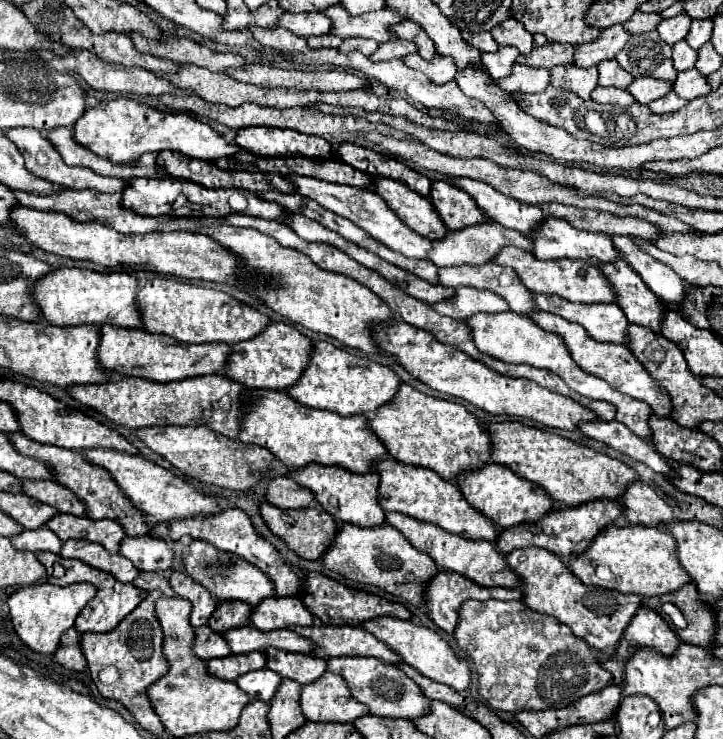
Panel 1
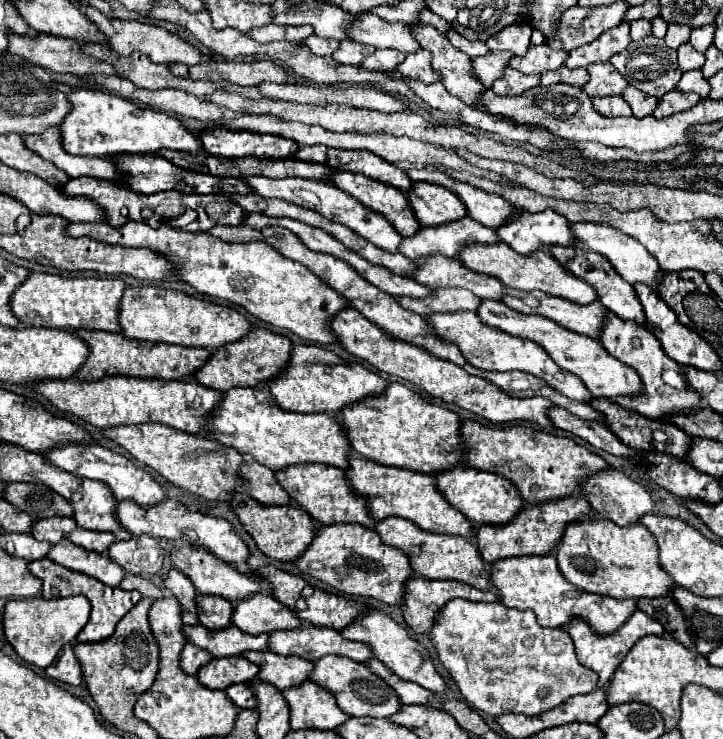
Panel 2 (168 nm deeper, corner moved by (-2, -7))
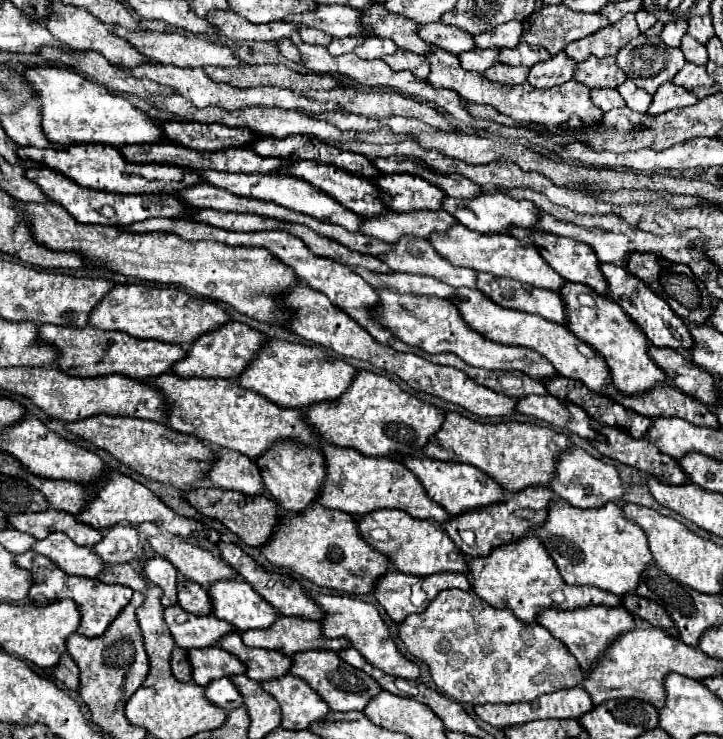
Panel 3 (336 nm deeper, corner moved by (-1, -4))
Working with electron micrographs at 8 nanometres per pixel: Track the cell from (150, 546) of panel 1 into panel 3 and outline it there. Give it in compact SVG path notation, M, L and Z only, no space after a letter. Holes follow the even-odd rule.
M112 526L104 532L102 542L94 544L94 552L106 564L122 564L142 556L142 542L134 526Z

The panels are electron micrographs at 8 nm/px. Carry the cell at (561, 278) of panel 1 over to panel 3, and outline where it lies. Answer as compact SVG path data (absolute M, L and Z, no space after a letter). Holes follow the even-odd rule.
M458 224L458 226L452 226L450 230L446 230L446 234L432 234L428 238L428 242L450 264L472 268L476 272L488 272L488 274L494 274L494 278L514 278L518 282L526 282L530 286L546 288L546 290L554 290L554 292L558 292L558 288L562 288L562 282L564 282L564 278L560 274L556 274L544 262L544 258L538 254L538 250L534 250L532 244L518 242L516 238L512 238L508 234L478 234L474 230L466 230L466 226Z

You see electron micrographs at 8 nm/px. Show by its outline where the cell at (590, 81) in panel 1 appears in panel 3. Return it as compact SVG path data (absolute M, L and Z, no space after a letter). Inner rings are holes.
M566 52L556 54L556 56L552 56L552 58L544 60L544 62L538 62L534 66L530 66L528 82L534 88L550 88L550 86L564 84L564 82L568 82L572 78L574 66L576 66L576 62L570 60L566 56Z

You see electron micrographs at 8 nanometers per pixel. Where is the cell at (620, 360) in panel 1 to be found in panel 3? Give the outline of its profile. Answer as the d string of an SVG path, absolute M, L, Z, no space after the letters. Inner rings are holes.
M458 288L452 304L458 308L462 320L474 332L482 334L484 338L488 338L492 342L504 344L504 346L524 346L524 348L530 348L530 350L542 354L564 378L580 380L594 392L602 392L604 386L608 386L612 382L610 370L608 370L604 358L596 350L592 350L588 344L574 338L574 334L568 332L564 326L546 322L544 318L538 318L534 314L502 308L502 306L494 304L492 300L488 300L480 290L474 290L474 288Z

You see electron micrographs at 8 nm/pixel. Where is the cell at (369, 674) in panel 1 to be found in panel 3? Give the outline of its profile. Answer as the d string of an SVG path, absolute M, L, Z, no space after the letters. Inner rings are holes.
M308 650L294 654L290 674L306 680L312 686L312 690L330 706L330 710L338 710L338 712L362 710L370 702L370 698L374 698L378 690L382 690L374 678L346 664L336 652L326 652L326 650Z

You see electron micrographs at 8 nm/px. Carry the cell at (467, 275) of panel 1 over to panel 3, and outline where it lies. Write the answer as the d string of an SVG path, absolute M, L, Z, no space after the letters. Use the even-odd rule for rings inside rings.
M402 236L396 244L390 246L390 254L380 254L378 258L382 258L394 272L432 276L454 288L476 288L474 270L452 266L440 254L436 254L436 250L424 238Z

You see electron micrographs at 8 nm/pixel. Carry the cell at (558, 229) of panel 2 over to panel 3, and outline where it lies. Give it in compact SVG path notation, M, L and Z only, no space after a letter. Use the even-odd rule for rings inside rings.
M486 190L484 194L478 194L476 198L450 198L446 196L442 200L442 208L452 214L456 220L460 220L462 226L476 230L476 232L506 232L510 226L522 226L522 228L534 228L538 226L538 218L540 218L540 210L526 200L514 200L508 194L504 194L502 190Z

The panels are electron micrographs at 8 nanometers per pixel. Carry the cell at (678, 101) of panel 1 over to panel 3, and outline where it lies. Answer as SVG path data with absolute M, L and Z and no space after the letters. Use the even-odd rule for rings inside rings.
M666 82L654 94L654 100L652 100L650 108L648 108L648 114L658 116L658 114L664 114L664 112L668 112L672 108L684 108L684 106L690 106L694 102L696 102L696 96L692 92L688 92L682 86L672 84L672 82Z

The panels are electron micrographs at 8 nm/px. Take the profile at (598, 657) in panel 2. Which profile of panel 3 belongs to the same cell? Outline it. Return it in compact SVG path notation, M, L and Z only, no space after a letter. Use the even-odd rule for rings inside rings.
M588 606L588 608L578 608L578 610L556 610L556 608L546 608L540 610L536 622L544 626L554 638L564 642L568 652L578 660L582 670L590 670L594 666L594 660L600 658L600 654L606 650L606 646L618 638L620 634L628 632L634 628L634 618L622 608L602 608L602 606Z

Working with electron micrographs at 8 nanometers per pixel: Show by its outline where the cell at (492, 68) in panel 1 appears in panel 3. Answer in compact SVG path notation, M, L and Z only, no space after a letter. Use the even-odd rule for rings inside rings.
M474 48L474 50L468 50L466 54L460 54L458 58L460 58L464 70L484 72L486 68L490 68L498 62L498 50L494 50L494 48L486 48L486 50Z

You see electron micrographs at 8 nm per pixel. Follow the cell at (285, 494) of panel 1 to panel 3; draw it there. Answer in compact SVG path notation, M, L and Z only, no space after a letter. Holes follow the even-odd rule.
M218 448L216 462L210 468L210 474L206 478L214 486L224 488L224 490L236 490L250 496L266 492L262 486L258 466L244 454L238 454L236 450Z

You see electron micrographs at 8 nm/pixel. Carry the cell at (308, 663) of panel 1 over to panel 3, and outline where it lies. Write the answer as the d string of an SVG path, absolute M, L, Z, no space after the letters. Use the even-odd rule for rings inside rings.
M234 630L234 634L226 634L226 638L222 638L218 644L224 650L228 650L230 654L234 654L240 662L244 662L244 666L246 666L244 674L256 682L280 678L280 676L288 674L288 670L290 670L288 656L284 656L276 650L262 650L262 648L244 646L238 630Z

